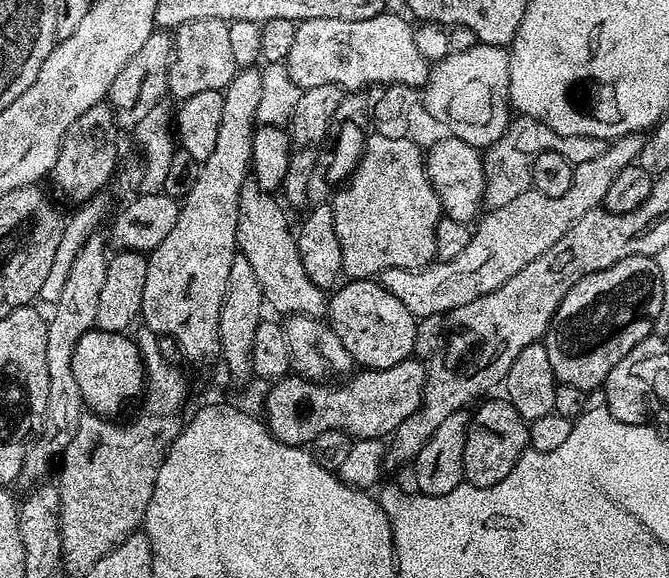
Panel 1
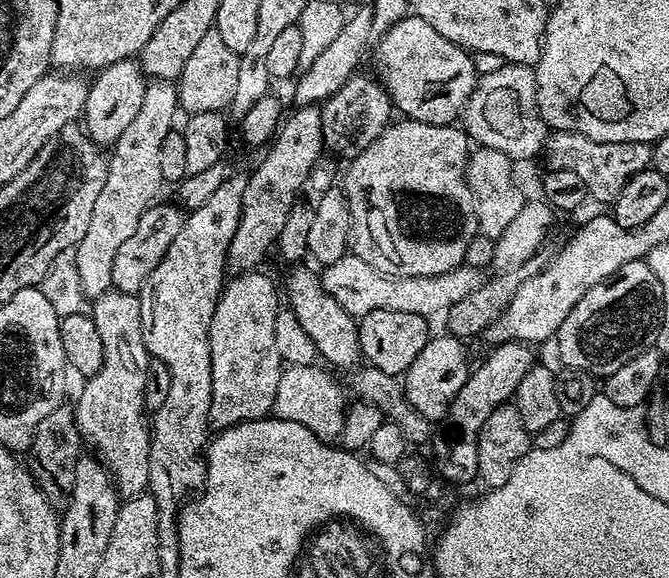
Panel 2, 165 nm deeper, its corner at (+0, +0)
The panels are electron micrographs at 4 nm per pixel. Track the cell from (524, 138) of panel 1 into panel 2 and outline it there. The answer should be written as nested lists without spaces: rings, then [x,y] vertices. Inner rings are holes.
[[[553,131],[544,141],[542,157],[551,170],[570,170],[582,178],[585,189],[596,200],[615,202],[622,186],[652,163],[652,147],[642,142],[598,142],[577,132]]]

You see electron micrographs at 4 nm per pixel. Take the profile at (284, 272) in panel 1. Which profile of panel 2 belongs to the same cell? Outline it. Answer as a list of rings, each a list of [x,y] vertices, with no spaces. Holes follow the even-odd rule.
[[[304,266],[293,267],[296,269],[285,278],[284,288],[282,284],[282,296],[287,307],[298,318],[302,330],[306,330],[306,334],[314,342],[319,359],[329,360],[324,362],[338,368],[355,369],[362,360],[357,321],[342,306],[338,306],[338,302],[326,291],[323,279],[317,273],[315,276],[310,269],[300,267]]]

